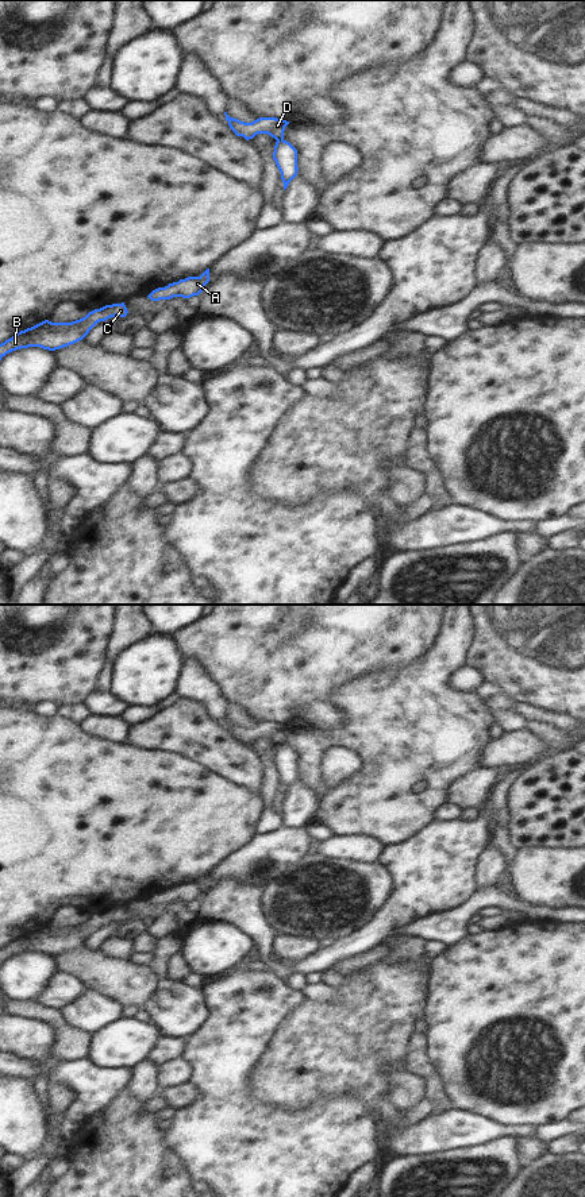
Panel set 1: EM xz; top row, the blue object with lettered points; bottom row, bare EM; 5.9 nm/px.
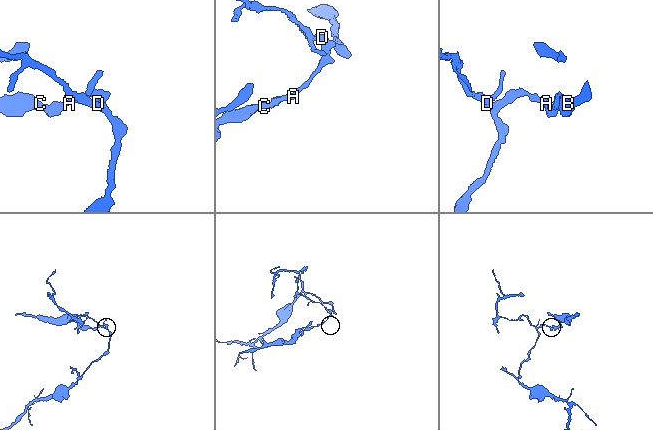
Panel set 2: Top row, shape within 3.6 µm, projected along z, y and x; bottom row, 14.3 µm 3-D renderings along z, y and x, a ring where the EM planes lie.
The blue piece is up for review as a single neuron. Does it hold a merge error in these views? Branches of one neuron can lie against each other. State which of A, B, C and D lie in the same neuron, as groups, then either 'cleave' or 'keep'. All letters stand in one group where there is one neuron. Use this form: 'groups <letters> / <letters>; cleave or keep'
groups A B C / D; cleave

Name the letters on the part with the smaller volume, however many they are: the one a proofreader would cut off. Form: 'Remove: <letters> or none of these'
Remove: D

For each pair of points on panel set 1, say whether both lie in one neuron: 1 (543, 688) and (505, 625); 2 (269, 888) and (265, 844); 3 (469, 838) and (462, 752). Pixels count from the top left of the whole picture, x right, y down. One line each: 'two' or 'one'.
1: one
2: one
3: two

